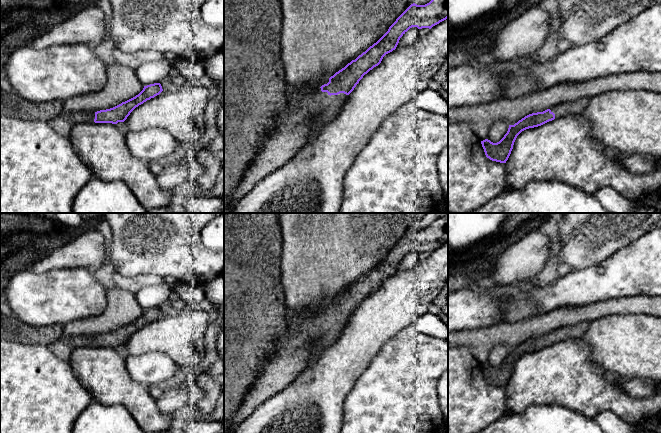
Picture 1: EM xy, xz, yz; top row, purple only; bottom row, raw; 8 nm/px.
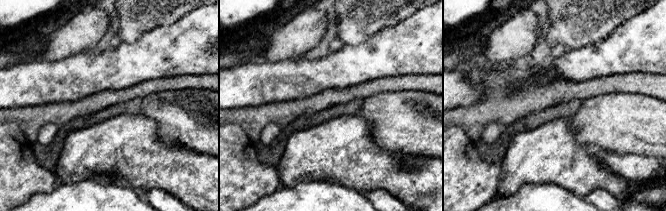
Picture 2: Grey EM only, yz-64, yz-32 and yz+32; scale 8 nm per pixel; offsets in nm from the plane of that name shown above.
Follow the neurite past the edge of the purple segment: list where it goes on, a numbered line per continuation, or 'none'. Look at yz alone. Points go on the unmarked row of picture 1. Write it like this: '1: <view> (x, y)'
1: yz (576, 331)

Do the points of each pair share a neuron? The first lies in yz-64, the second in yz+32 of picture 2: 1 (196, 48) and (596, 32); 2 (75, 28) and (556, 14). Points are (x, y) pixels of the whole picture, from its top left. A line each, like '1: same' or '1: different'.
1: different
2: different

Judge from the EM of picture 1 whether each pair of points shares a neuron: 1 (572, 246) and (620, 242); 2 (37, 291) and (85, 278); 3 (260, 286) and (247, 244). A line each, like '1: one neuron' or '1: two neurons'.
1: one neuron
2: one neuron
3: one neuron

